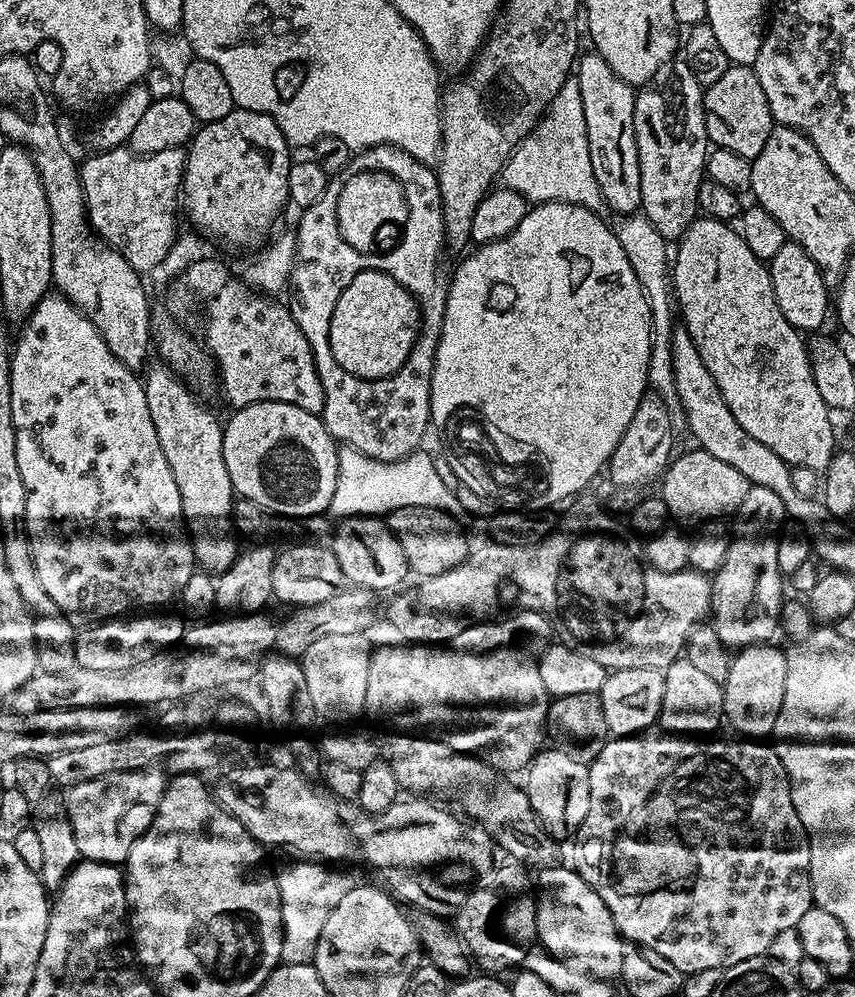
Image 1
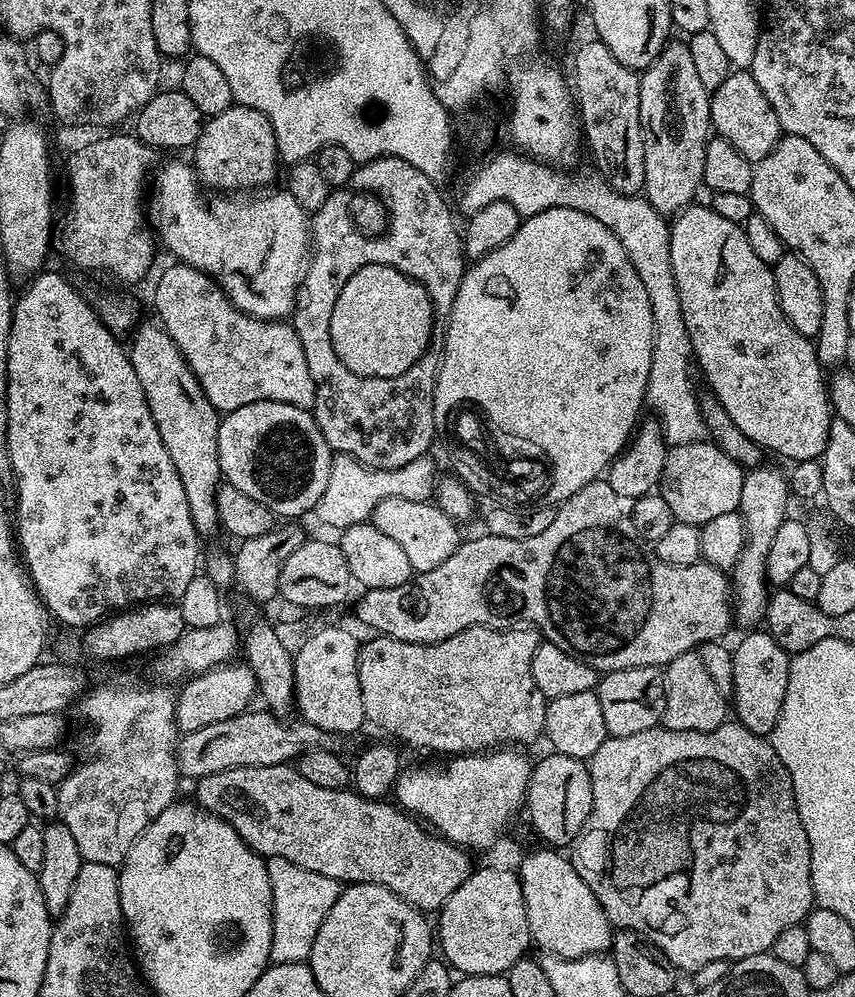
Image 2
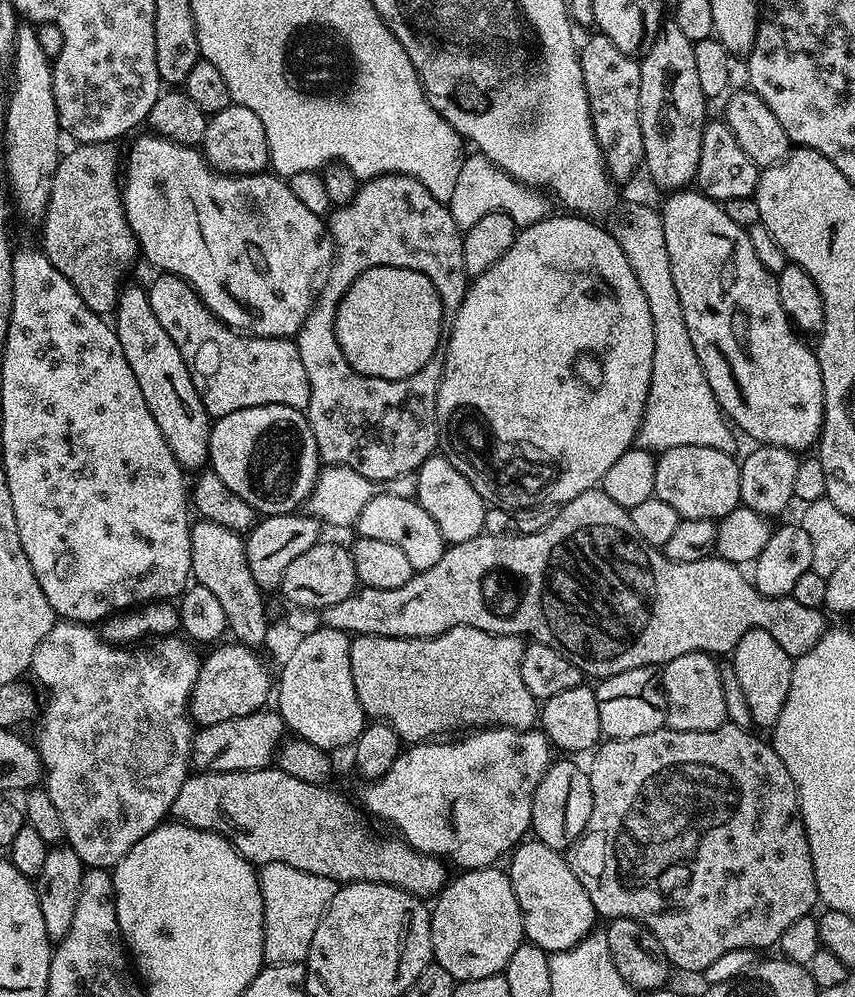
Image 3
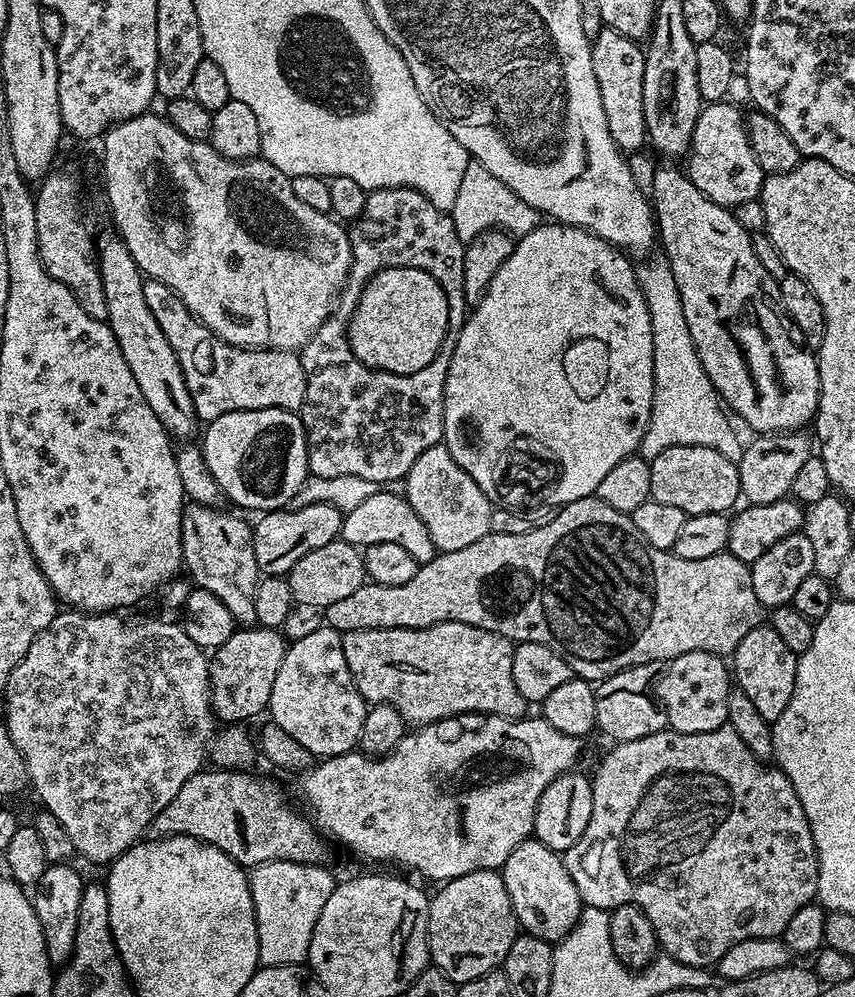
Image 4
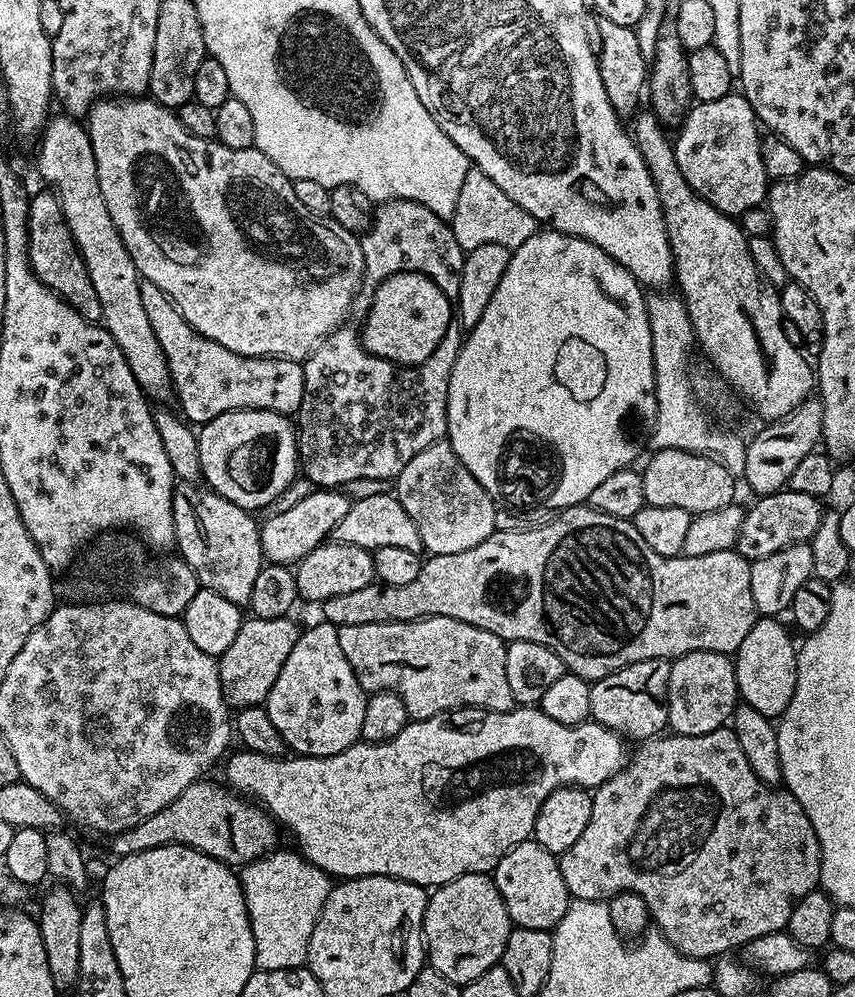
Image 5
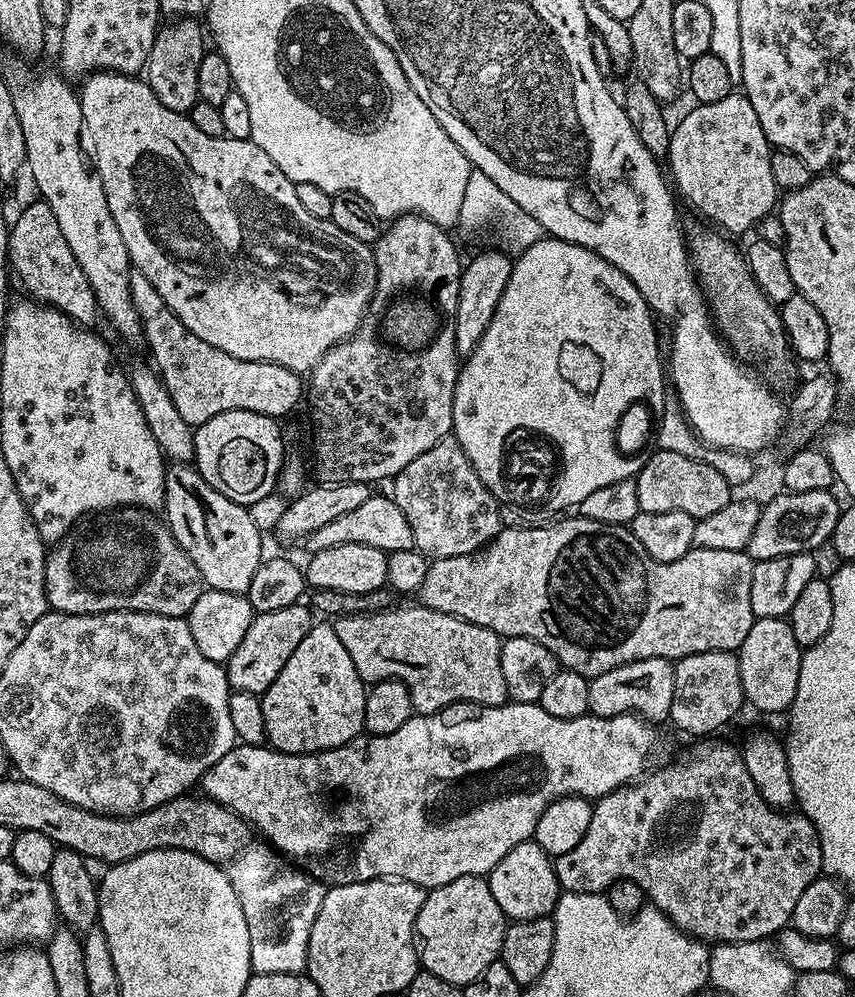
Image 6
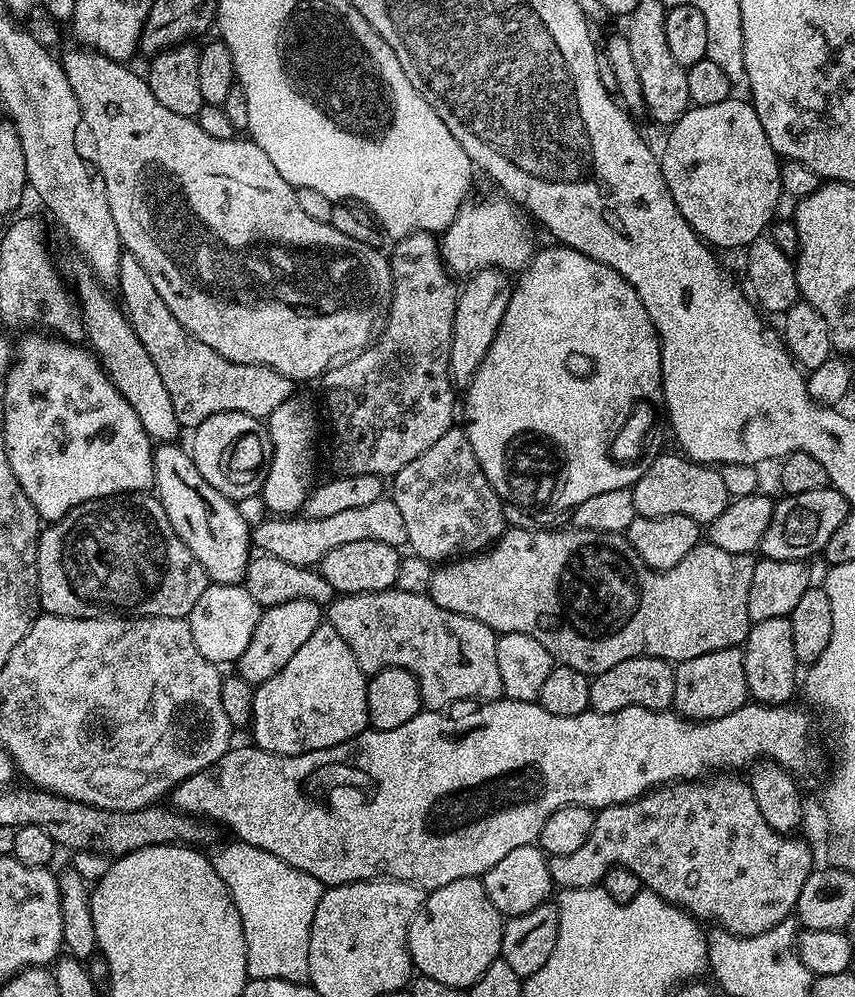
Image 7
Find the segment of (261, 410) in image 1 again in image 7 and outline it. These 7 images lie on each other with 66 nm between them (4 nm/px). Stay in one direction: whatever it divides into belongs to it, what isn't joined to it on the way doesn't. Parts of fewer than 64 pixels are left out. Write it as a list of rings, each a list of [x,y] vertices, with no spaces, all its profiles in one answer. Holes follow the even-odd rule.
[[[241,412],[214,414],[199,424],[191,436],[194,466],[198,466],[198,474],[202,474],[214,490],[235,501],[261,495],[272,461],[272,440],[267,427],[257,417]]]

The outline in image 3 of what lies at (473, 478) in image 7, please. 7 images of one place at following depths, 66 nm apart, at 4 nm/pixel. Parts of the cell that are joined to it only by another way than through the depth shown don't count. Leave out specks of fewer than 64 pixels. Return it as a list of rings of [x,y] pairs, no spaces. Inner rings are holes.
[[[433,454],[420,464],[414,476],[416,490],[414,498],[438,522],[445,545],[470,542],[470,538],[484,532],[484,509],[486,501],[474,490],[472,481],[466,479],[442,454]]]

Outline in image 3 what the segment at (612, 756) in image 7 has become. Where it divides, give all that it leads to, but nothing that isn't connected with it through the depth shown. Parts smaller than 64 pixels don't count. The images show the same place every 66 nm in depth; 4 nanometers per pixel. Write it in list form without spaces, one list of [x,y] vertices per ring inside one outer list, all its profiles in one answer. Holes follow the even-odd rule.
[[[493,726],[491,728],[481,728],[479,730],[473,731],[471,734],[464,734],[461,740],[456,740],[453,744],[440,744],[444,742],[416,742],[411,746],[413,748],[405,747],[403,751],[400,753],[400,757],[392,763],[390,766],[390,770],[386,770],[386,774],[384,776],[380,776],[377,780],[371,781],[367,785],[368,789],[364,792],[364,804],[369,808],[370,811],[373,812],[374,815],[377,816],[380,820],[385,820],[388,824],[393,824],[394,827],[397,828],[395,831],[399,833],[404,841],[406,841],[410,847],[414,850],[418,850],[419,852],[425,852],[427,856],[438,856],[441,860],[447,862],[449,865],[457,864],[457,869],[467,870],[470,868],[490,868],[493,867],[497,863],[496,860],[499,856],[507,857],[509,853],[515,849],[516,845],[521,843],[525,839],[526,833],[532,827],[532,803],[534,802],[534,790],[538,790],[538,782],[542,782],[542,778],[546,774],[546,770],[548,769],[549,764],[553,763],[554,755],[552,756],[552,752],[554,753],[553,745],[549,744],[548,737],[544,735],[543,731],[540,730],[525,730],[523,728],[502,728],[499,726]]]

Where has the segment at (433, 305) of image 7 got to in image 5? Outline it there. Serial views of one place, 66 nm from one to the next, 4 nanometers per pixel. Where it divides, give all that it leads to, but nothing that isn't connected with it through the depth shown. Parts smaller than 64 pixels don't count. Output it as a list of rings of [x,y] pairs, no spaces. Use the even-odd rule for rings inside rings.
[[[386,200],[375,209],[372,226],[360,236],[362,258],[364,259],[363,291],[372,294],[379,284],[399,272],[420,272],[433,280],[446,294],[446,298],[455,302],[458,298],[458,286],[462,278],[462,266],[466,253],[458,246],[458,238],[454,238],[451,223],[445,217],[434,214],[426,206],[413,200]],[[345,322],[341,324],[340,327],[335,328],[335,330],[309,354],[308,359],[303,361],[304,400],[300,403],[298,413],[298,464],[302,469],[303,479],[309,480],[309,482],[320,490],[340,490],[350,482],[361,480],[362,478],[391,481],[399,475],[403,467],[406,466],[416,454],[421,454],[422,450],[426,450],[432,443],[443,441],[448,434],[448,387],[450,386],[450,374],[454,370],[454,362],[458,358],[461,347],[462,328],[459,323],[453,322],[450,324],[449,329],[446,330],[445,337],[442,338],[441,344],[430,354],[430,358],[426,358],[421,364],[409,366],[375,356],[373,353],[368,352],[361,340],[361,333],[358,331],[358,328],[352,325],[352,322]]]

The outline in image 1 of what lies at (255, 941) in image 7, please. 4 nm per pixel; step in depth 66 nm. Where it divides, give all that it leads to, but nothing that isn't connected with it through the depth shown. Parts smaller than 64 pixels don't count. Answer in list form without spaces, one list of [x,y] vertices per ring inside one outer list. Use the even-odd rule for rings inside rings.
[[[297,859],[296,864],[288,864],[281,872],[275,873],[280,905],[282,906],[282,954],[285,964],[310,964],[318,950],[318,937],[322,934],[322,926],[326,926],[326,918],[330,918],[334,906],[350,894],[354,887],[346,873],[339,867],[329,866],[324,862]]]

